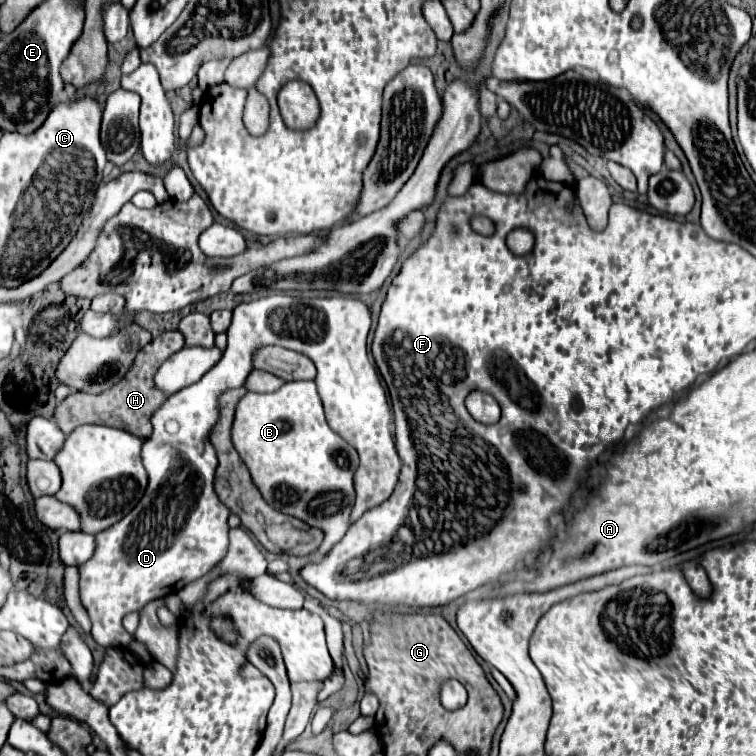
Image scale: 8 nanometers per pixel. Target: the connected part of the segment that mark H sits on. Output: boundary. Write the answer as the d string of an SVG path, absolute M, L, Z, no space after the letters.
M160 334L154 338L146 348L142 348L134 360L134 368L122 384L114 384L114 388L108 388L102 394L88 394L88 392L74 392L66 400L62 400L56 408L56 422L62 428L64 434L70 434L76 426L80 424L104 424L104 426L114 426L122 428L134 436L148 438L152 434L152 414L162 406L166 400L166 394L156 388L154 384L154 374L158 368L172 356L174 352L184 348L184 336L182 334Z

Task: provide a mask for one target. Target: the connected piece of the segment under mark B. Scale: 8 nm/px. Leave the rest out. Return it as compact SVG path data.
M286 382L270 394L248 392L238 402L232 442L270 506L324 532L318 548L324 558L348 530L358 452L328 426L316 384Z

